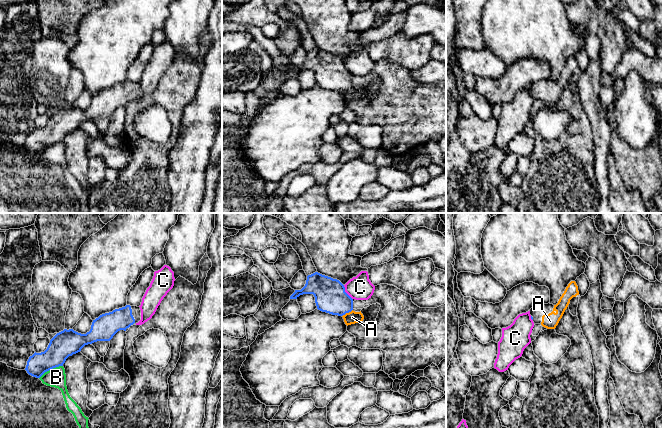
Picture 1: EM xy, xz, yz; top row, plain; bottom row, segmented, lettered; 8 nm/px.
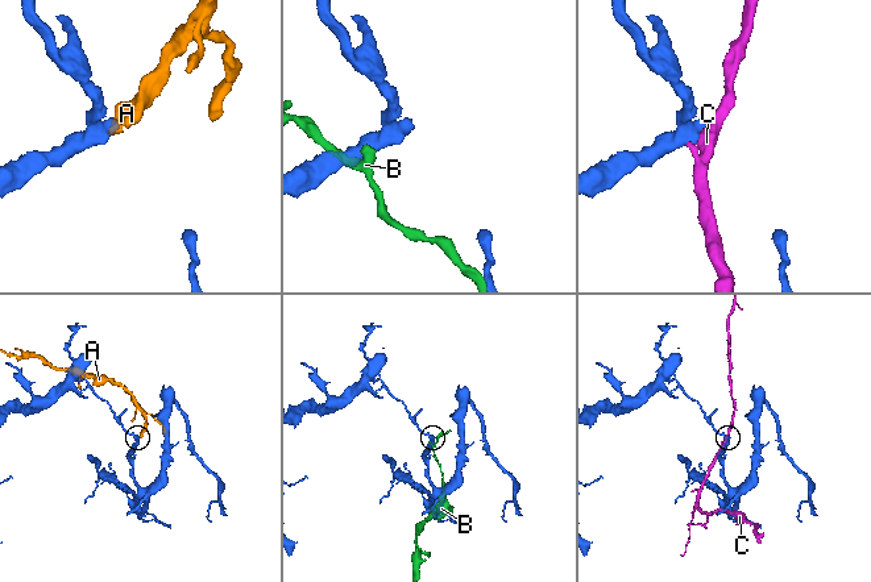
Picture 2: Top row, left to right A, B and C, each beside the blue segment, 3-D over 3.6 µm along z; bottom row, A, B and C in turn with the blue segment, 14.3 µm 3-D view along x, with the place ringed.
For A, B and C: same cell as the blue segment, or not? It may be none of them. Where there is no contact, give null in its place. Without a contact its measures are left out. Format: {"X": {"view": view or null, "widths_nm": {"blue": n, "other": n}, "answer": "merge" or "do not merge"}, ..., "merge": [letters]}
{"A": {"view": "xz", "widths_nm": {"blue": 260, "other": 100}, "answer": "merge"}, "B": {"view": "xy", "widths_nm": {"blue": 200, "other": 160}, "answer": "do not merge"}, "C": {"view": "xz", "widths_nm": {"blue": 260, "other": 190}, "answer": "do not merge"}, "merge": ["A"]}

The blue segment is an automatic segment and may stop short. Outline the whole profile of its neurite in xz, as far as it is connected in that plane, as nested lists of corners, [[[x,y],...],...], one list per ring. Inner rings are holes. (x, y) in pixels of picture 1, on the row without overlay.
[[[315,48],[307,52],[301,66],[295,66],[290,75],[303,70],[313,70],[317,85],[332,91],[342,92],[345,100],[351,101],[363,97],[364,92],[353,86],[353,75],[345,68],[344,61],[337,55]]]

